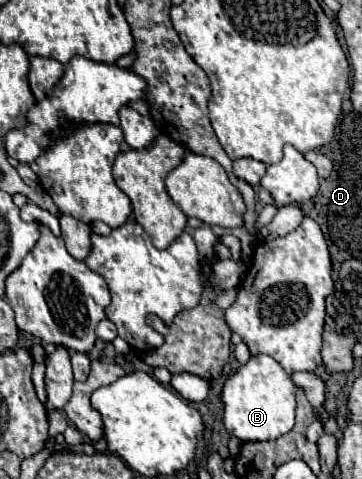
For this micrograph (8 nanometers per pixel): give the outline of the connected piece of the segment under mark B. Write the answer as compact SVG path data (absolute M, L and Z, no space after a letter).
M254 355L234 369L222 385L224 427L240 441L274 441L294 427L296 385L290 375L270 357Z

